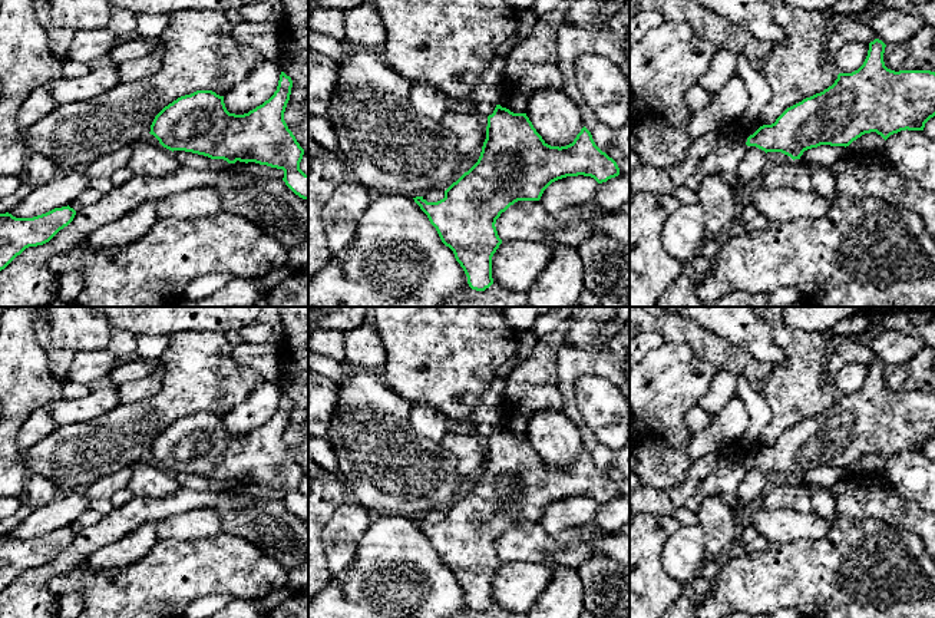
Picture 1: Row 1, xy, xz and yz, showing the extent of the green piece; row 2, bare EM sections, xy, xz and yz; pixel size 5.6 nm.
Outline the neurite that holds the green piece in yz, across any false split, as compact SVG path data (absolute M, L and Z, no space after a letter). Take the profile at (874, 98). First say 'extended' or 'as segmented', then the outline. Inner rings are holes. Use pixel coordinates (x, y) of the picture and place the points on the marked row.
as segmented; M875 39L869 43L863 65L852 73L839 73L832 86L820 93L803 99L787 108L772 125L760 126L747 138L747 146L756 146L767 152L782 152L793 161L800 159L805 151L820 145L849 146L865 133L876 132L885 141L901 130L924 130L925 123L935 116L935 72L931 70L891 70L885 66L883 53L886 44Z

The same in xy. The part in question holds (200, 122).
as segmented; M281 72L274 95L244 115L229 113L224 96L196 90L165 106L155 116L149 133L172 152L283 169L285 185L308 199L308 175L300 169L304 149L284 120L291 87L291 77Z

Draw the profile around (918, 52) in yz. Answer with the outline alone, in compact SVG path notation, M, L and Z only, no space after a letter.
M925 24L906 42L886 46L883 62L888 69L895 72L935 72L935 27Z

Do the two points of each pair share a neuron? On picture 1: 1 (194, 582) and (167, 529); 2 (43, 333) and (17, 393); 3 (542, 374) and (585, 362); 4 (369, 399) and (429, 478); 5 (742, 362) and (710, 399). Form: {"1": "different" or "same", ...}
{"1": "different", "2": "different", "3": "different", "4": "same", "5": "different"}

